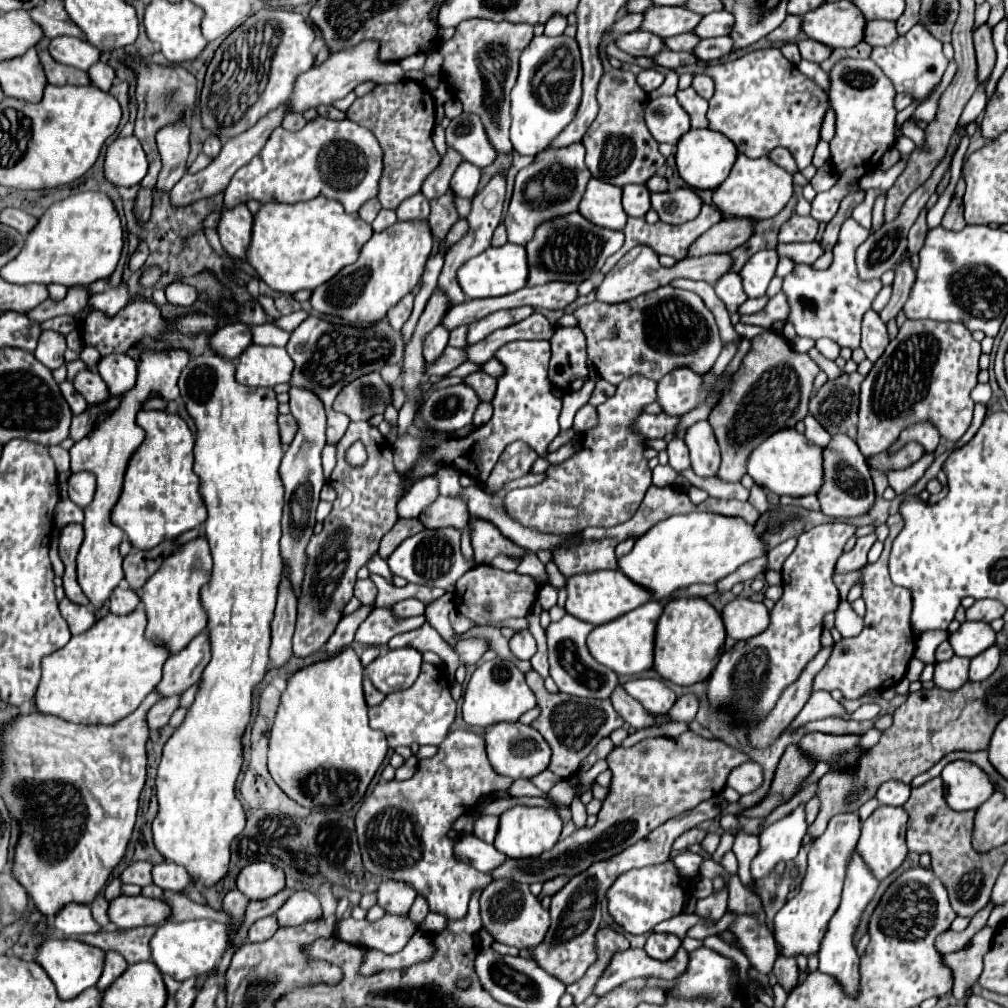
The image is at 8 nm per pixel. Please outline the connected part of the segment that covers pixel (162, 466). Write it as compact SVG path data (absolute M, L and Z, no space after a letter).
M140 411L138 425L146 431L146 439L130 459L130 465L128 465L126 477L124 477L122 497L118 499L118 505L112 511L112 521L126 533L132 547L148 551L148 549L160 545L162 541L176 539L184 531L190 531L190 529L198 527L200 523L204 523L206 507L202 505L202 499L198 497L198 475L192 471L194 435L188 429L186 421L180 415L172 415L168 411Z

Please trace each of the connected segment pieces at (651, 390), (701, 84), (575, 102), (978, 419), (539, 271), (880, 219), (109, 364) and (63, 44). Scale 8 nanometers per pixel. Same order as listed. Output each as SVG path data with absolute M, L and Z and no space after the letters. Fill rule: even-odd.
M632 375L622 381L616 393L602 405L596 407L598 411L598 425L584 431L578 437L578 451L560 465L550 465L546 471L546 479L538 485L514 489L506 493L504 507L506 513L516 519L520 525L536 529L540 533L578 533L584 527L614 527L624 523L632 517L632 513L642 503L646 489L652 485L652 471L648 467L648 459L644 459L646 451L646 437L634 429L636 419L642 415L642 409L656 401L656 383L642 375Z
M696 75L692 81L692 87L696 89L696 93L700 93L704 99L710 99L714 95L714 81L708 75Z
M534 37L522 51L520 75L512 89L512 129L510 139L520 155L536 155L574 119L582 97L582 63L576 39Z
M976 403L974 407L973 412L973 419L972 423L970 424L970 427L967 429L966 433L964 433L964 437L956 443L956 449L960 449L960 447L964 447L974 435L978 432L980 427L982 426L982 423L986 417L987 414L987 407L984 405L984 403Z
M578 211L554 217L544 221L534 231L532 241L526 243L526 257L528 257L528 287L544 285L550 281L566 281L566 283L582 283L590 275L602 269L604 261L616 253L624 243L624 233L614 229L604 229L592 225L586 217Z
M882 195L882 197L878 197L878 201L876 201L876 205L874 205L872 215L874 215L872 227L876 227L876 231L878 231L878 229L882 227L882 223L884 223L884 195Z
M106 355L96 365L100 377L106 381L112 397L130 391L136 383L136 361L128 355Z
M68 35L50 39L48 51L58 63L64 63L82 71L88 71L100 59L100 51L94 45Z

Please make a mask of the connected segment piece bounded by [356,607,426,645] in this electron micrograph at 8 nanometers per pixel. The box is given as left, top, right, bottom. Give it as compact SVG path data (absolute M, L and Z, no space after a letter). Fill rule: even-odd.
M376 607L370 617L358 627L356 641L364 645L386 645L394 635L418 629L424 621L424 617L400 619L392 613L392 607Z

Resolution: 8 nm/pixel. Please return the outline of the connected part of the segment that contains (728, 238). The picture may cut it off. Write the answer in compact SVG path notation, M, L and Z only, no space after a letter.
M728 217L718 225L708 229L696 243L690 247L692 257L702 257L708 253L728 253L744 245L754 233L754 219L748 217Z

